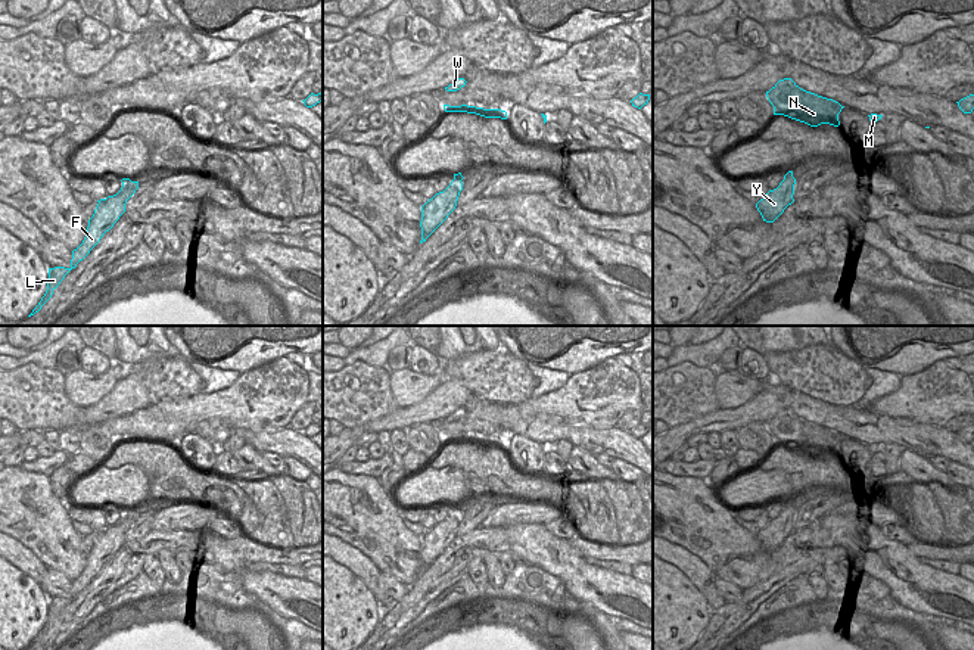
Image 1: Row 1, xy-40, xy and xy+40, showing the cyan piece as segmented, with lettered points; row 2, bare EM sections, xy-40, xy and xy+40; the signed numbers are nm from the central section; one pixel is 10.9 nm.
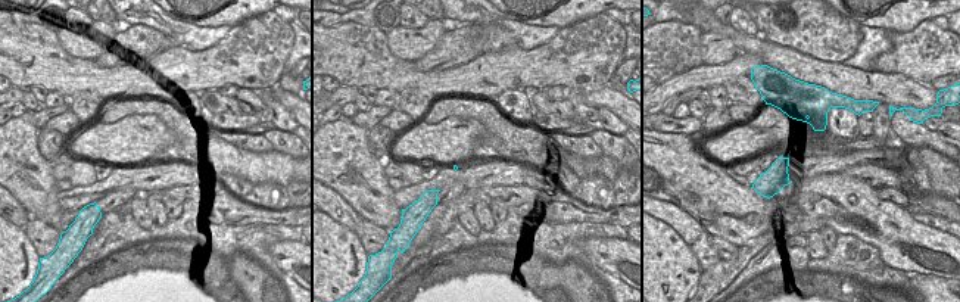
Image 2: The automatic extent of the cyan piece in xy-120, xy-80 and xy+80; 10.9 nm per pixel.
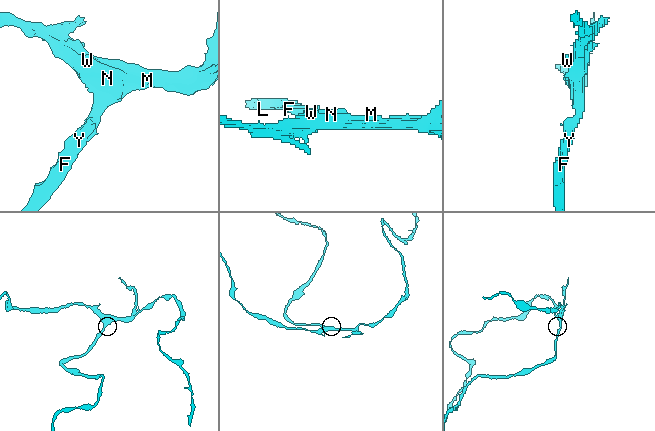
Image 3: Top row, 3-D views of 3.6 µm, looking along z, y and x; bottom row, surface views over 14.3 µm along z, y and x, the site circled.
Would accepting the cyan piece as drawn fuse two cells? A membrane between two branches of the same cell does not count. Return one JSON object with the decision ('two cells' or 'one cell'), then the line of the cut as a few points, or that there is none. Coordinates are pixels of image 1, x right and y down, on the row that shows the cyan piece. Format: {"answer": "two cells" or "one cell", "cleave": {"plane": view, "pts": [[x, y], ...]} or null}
{"answer": "one cell", "cleave": null}

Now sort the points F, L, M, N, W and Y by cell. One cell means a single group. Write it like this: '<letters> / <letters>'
F L M N W Y

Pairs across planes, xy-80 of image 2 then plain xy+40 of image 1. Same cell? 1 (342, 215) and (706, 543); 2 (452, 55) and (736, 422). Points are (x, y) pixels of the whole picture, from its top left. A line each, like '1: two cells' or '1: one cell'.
1: two cells
2: one cell

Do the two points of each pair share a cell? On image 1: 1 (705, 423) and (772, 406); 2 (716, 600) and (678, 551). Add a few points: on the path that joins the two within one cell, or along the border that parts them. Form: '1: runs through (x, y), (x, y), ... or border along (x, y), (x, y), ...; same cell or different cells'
1: runs through (721, 420), (734, 419), (756, 410); same cell
2: runs through (708, 588), (688, 563); same cell

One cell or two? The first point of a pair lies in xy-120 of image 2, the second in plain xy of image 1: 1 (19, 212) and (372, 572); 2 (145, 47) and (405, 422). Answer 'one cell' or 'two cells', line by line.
1: one cell
2: one cell

